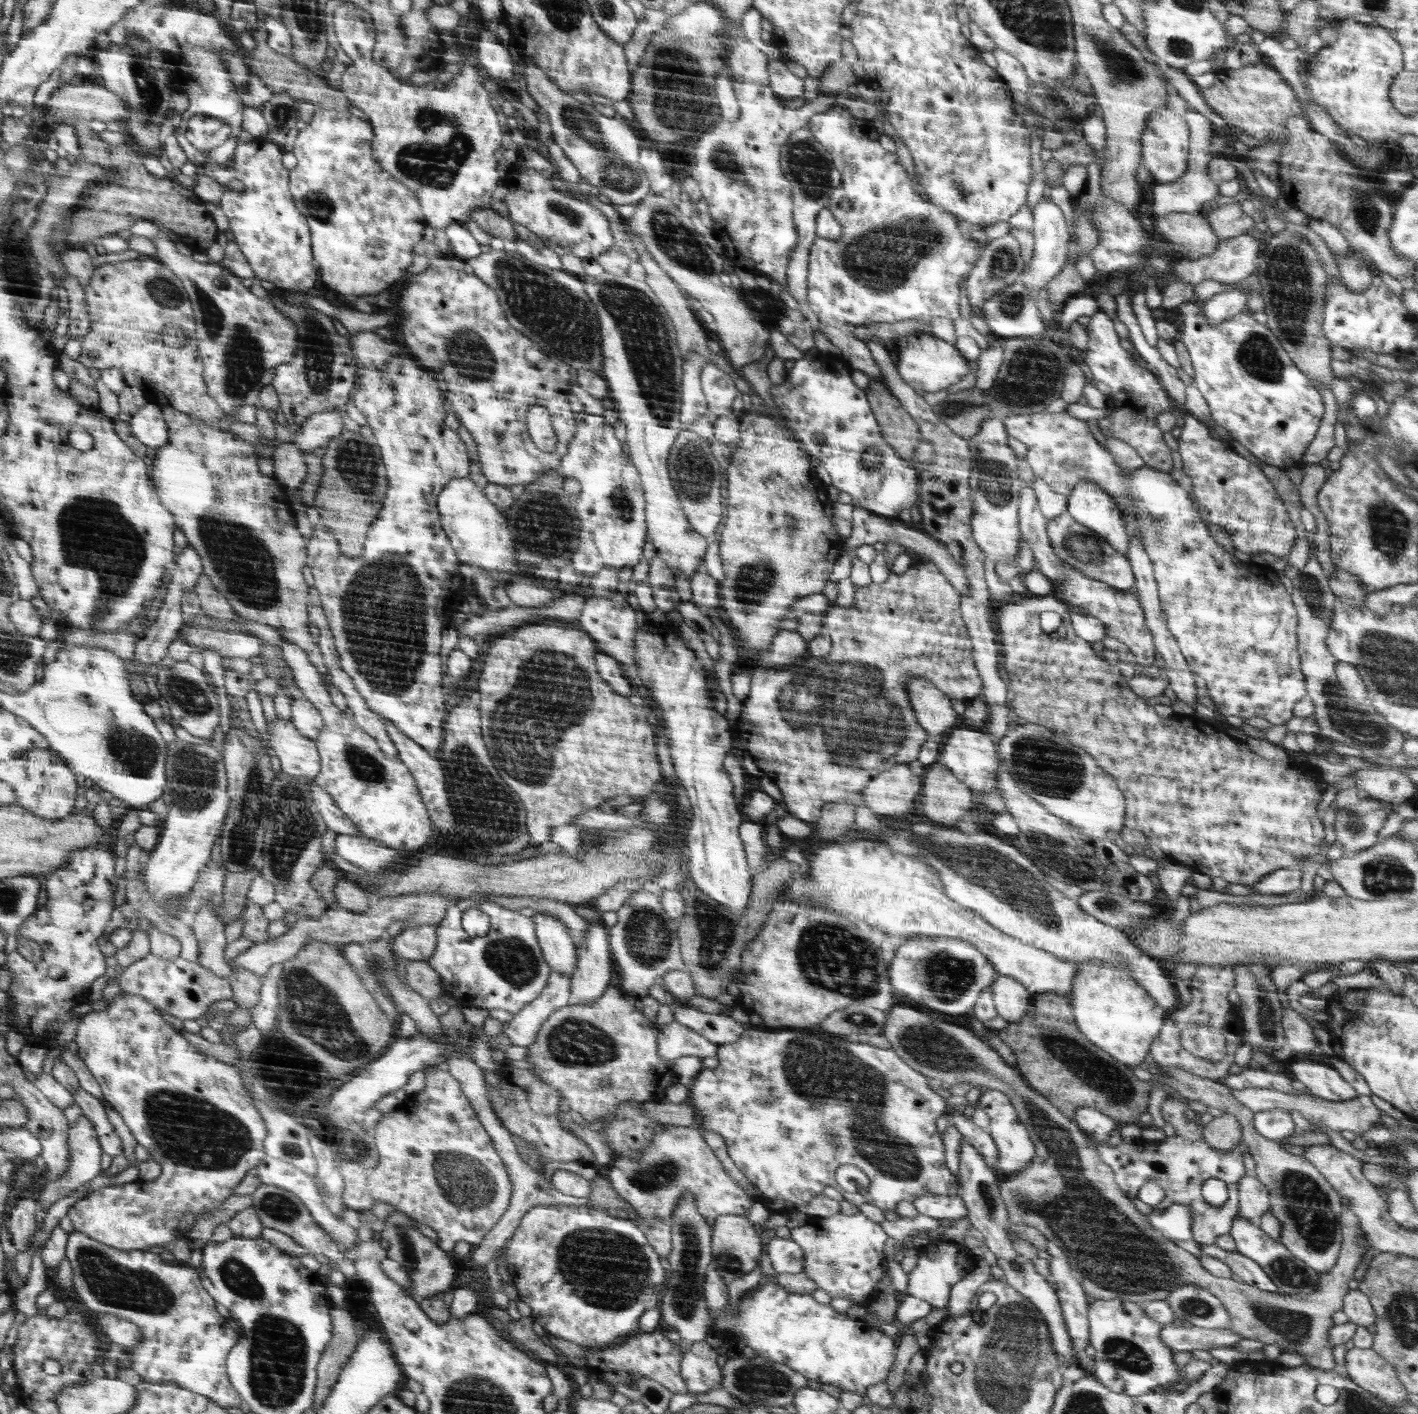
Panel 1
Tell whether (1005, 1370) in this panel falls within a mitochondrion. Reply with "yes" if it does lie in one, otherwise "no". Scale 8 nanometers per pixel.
yes

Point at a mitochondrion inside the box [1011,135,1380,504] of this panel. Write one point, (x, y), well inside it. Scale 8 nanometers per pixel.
(1289, 276)

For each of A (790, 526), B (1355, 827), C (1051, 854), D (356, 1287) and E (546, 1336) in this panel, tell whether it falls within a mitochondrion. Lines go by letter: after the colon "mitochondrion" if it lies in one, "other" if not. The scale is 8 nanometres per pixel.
A: mitochondrion
B: mitochondrion
C: mitochondrion
D: other
E: other

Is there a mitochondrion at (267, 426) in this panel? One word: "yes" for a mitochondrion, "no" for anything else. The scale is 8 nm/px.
no

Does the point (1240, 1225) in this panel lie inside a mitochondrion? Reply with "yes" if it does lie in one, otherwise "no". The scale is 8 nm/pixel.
no

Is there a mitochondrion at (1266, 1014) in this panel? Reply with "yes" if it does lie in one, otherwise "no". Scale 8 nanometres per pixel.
yes

